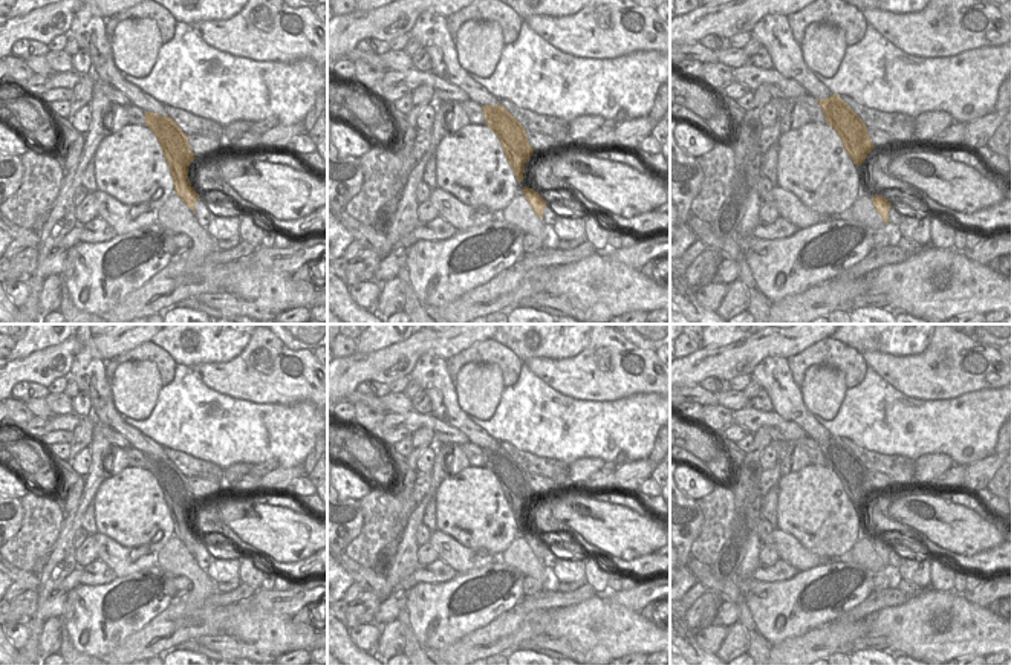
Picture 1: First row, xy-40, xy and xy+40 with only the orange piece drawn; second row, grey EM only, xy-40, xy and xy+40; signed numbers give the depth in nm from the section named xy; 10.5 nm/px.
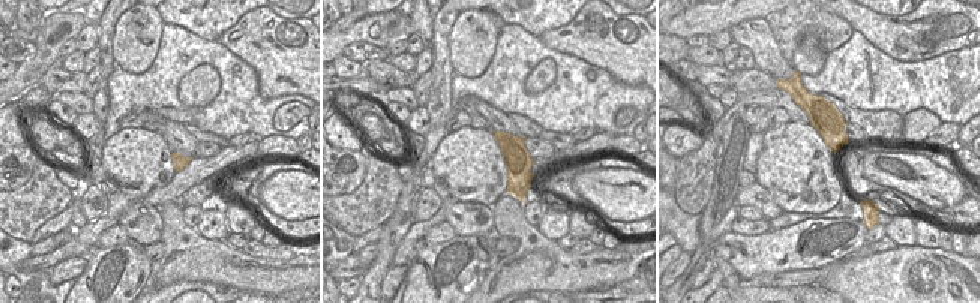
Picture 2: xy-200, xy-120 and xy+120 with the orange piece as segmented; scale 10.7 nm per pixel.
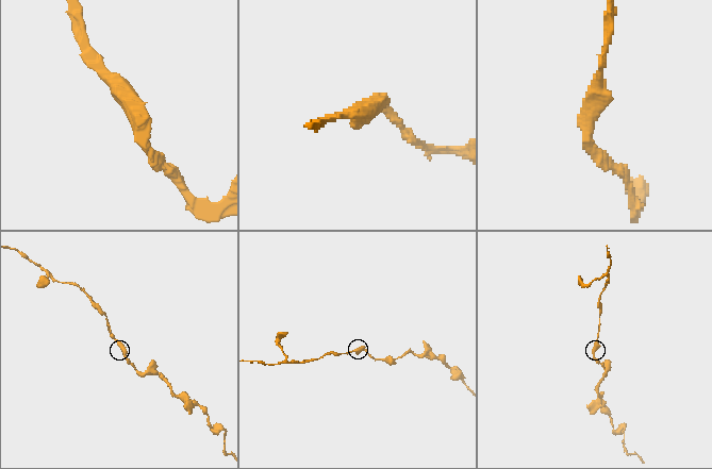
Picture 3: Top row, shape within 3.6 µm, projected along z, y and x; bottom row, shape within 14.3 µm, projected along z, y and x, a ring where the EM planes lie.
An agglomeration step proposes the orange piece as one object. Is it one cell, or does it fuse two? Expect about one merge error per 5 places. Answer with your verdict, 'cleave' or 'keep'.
keep

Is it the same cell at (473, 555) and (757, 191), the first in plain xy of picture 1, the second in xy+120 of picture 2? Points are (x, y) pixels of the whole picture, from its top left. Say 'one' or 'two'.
one

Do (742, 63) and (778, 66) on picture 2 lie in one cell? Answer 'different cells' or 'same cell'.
different cells

